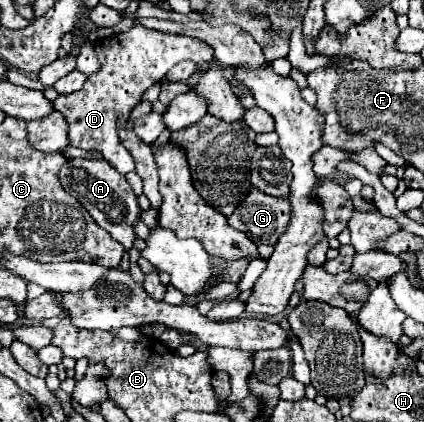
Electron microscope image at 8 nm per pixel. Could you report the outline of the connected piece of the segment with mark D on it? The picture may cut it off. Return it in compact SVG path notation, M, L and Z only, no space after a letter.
M134 26L128 32L120 34L120 48L108 46L106 42L98 42L94 46L98 60L102 64L100 72L88 76L82 90L58 96L54 100L54 108L62 112L68 122L68 140L70 146L84 148L84 150L98 150L102 152L104 160L114 166L122 176L134 170L134 160L130 158L128 150L124 150L118 132L116 132L116 118L120 114L128 114L138 102L140 96L154 84L160 84L166 72L182 60L192 60L196 64L210 62L212 50L204 42L188 36L164 34L156 30L148 30L142 26Z

